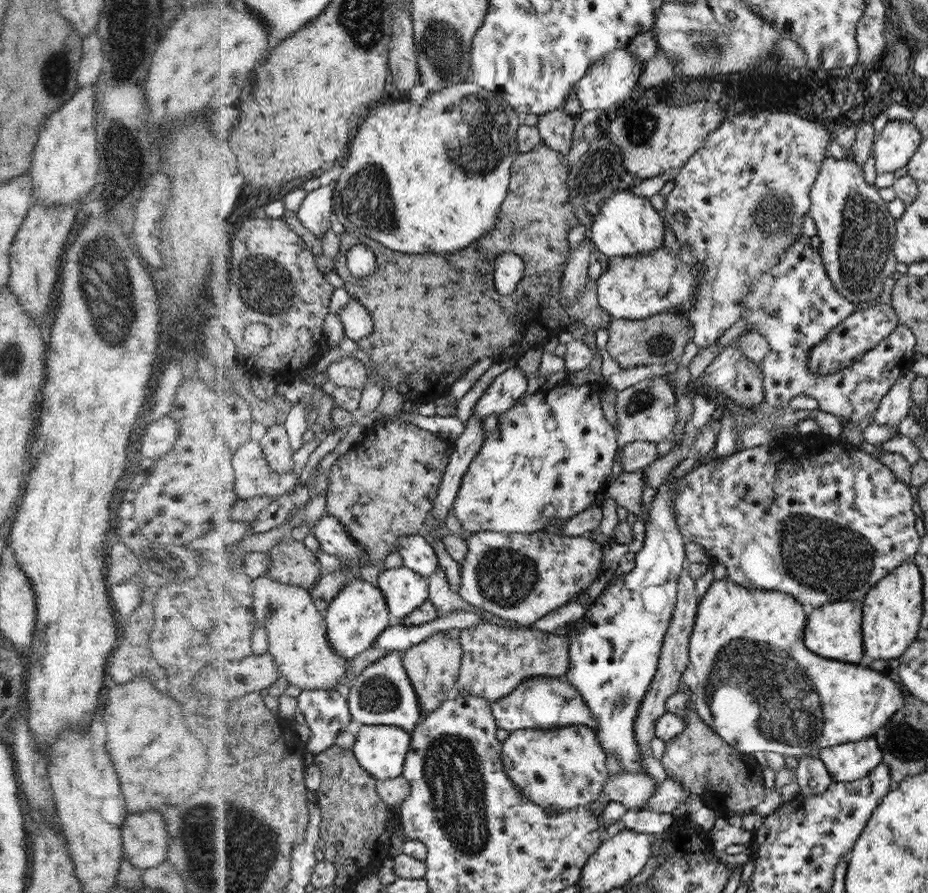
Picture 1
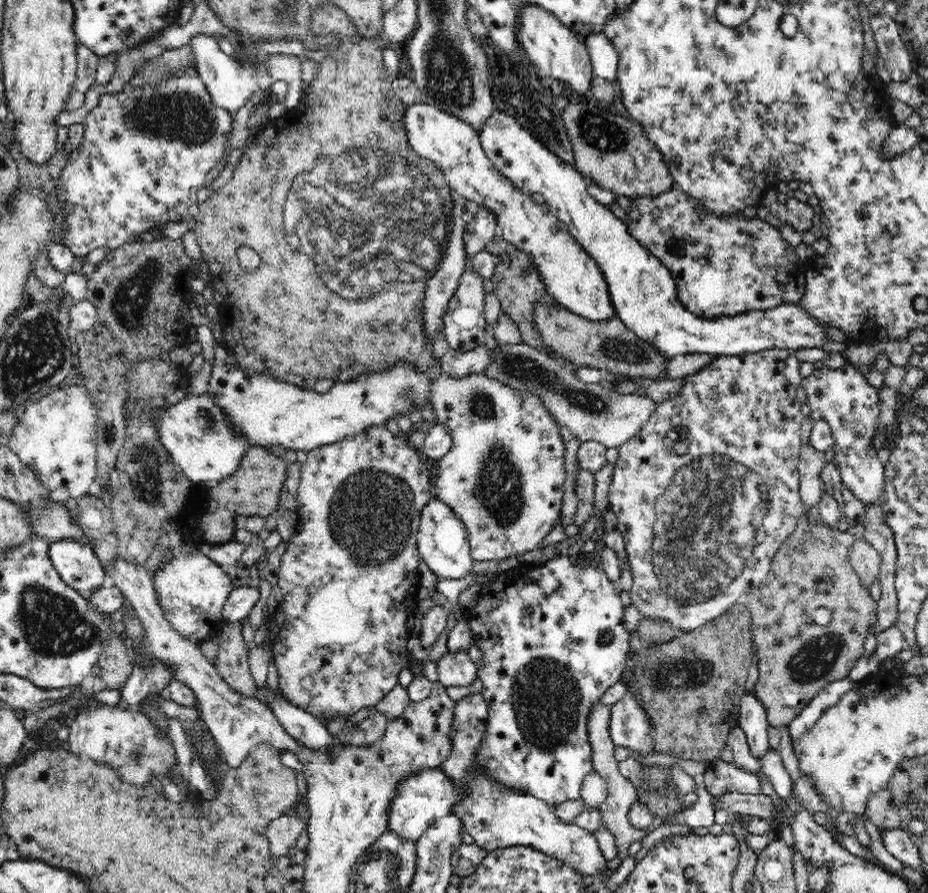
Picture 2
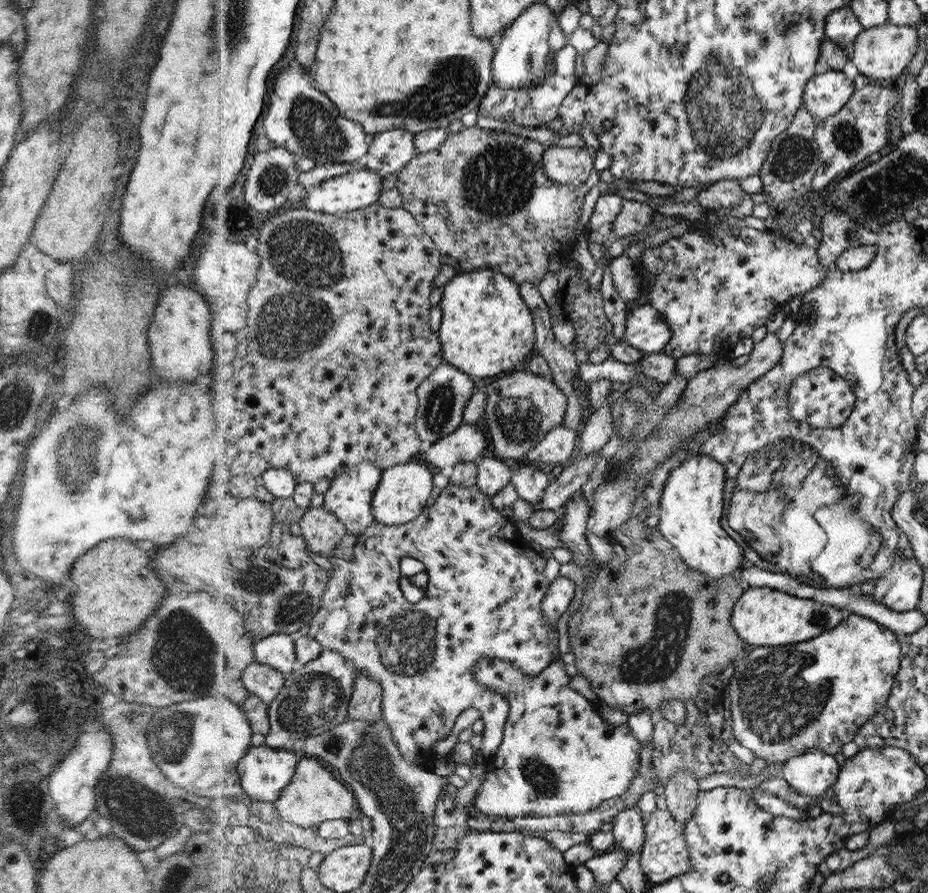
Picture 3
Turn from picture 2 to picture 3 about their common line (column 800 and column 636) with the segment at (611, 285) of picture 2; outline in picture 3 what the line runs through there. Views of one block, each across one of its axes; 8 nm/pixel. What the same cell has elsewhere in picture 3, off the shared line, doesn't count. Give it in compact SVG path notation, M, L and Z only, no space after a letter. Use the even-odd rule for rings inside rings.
M640 304L632 312L628 312L625 321L625 341L644 354L662 352L671 341L670 325L663 319L659 309L650 304Z

